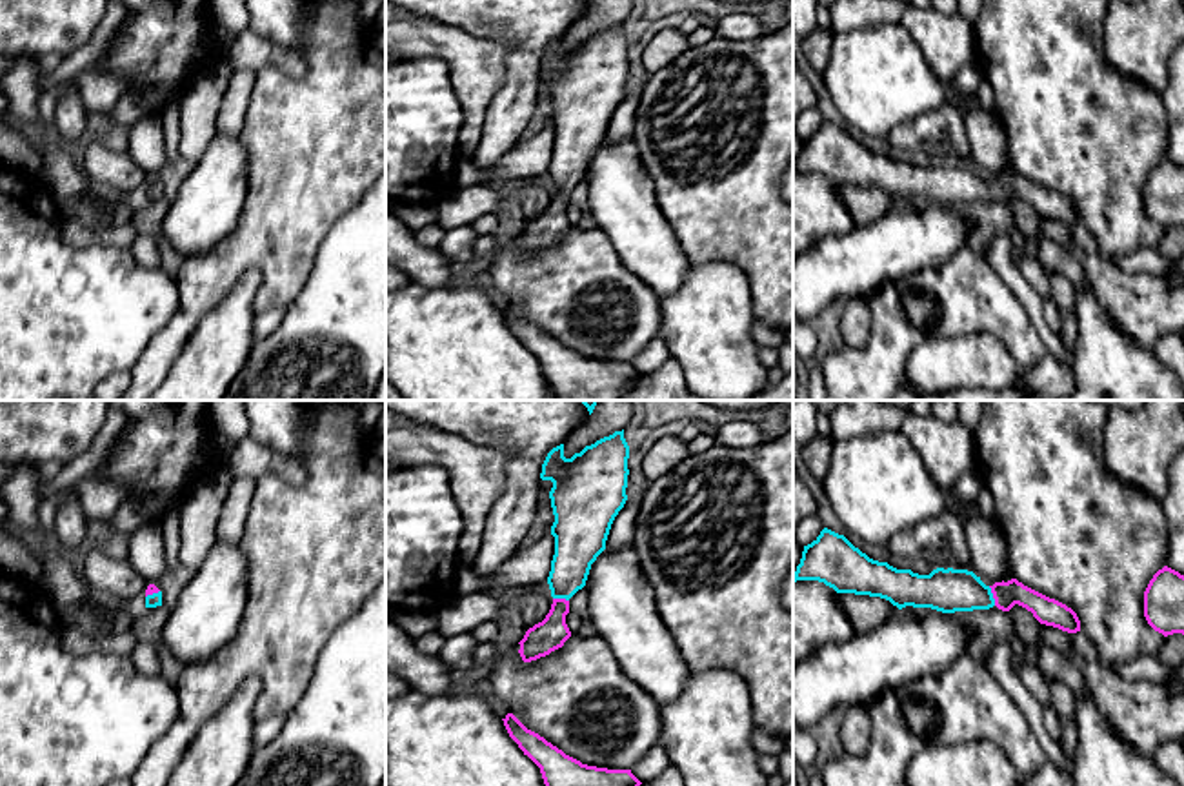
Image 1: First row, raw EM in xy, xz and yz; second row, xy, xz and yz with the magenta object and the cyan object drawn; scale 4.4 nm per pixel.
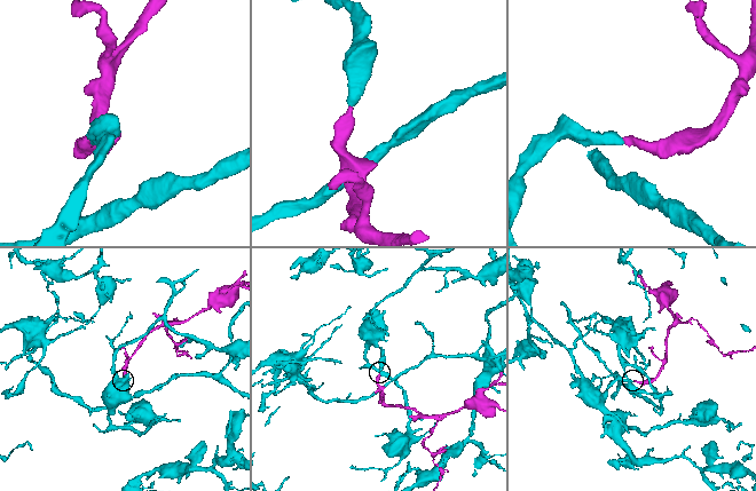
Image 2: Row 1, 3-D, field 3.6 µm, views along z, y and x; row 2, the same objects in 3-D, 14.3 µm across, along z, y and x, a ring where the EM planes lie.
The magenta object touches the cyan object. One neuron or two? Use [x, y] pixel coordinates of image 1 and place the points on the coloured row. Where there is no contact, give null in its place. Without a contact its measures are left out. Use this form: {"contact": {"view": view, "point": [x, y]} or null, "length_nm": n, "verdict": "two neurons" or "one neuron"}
{"contact": {"view": "yz", "point": [993, 595]}, "length_nm": 90, "verdict": "one neuron"}

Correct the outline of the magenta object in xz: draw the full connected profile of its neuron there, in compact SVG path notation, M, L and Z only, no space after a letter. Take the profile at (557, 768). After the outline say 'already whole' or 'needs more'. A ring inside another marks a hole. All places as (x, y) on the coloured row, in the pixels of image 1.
M507 713L504 726L509 737L538 768L546 786L640 786L631 770L607 770L582 764L527 730L513 713Z; already whole

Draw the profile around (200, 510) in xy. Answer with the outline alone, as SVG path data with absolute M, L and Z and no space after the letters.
M220 471L195 488L182 504L178 560L191 573L202 566L209 549L215 546L220 509L231 482L233 477Z

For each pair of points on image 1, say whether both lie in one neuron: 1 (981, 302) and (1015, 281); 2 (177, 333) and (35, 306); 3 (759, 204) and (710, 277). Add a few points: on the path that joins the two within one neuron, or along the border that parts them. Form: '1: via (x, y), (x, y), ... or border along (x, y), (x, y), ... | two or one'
1: border along (979, 255), (1010, 288), (1032, 321) | two
2: border along (170, 319), (133, 364) | two
3: border along (693, 262), (730, 262), (744, 273), (752, 290) | two

